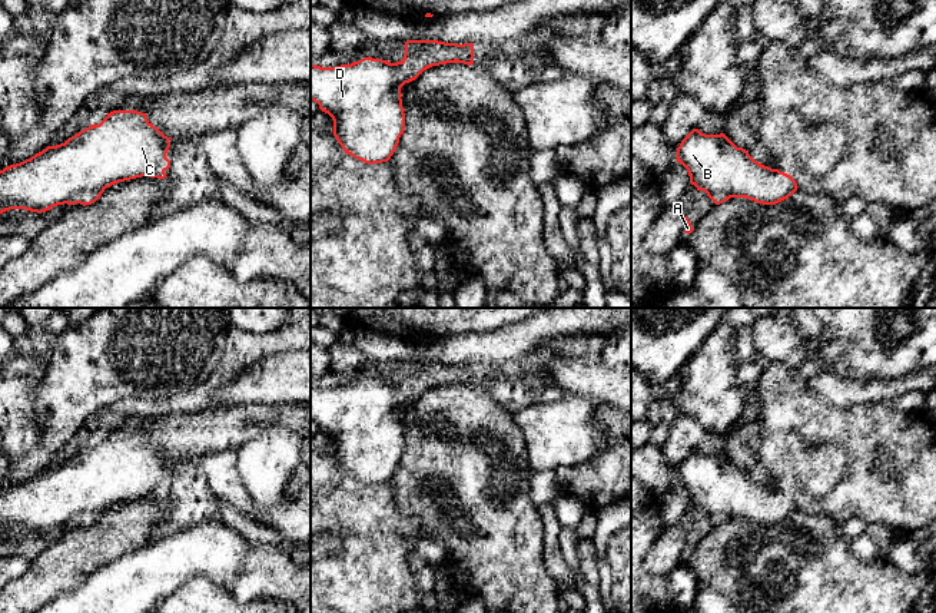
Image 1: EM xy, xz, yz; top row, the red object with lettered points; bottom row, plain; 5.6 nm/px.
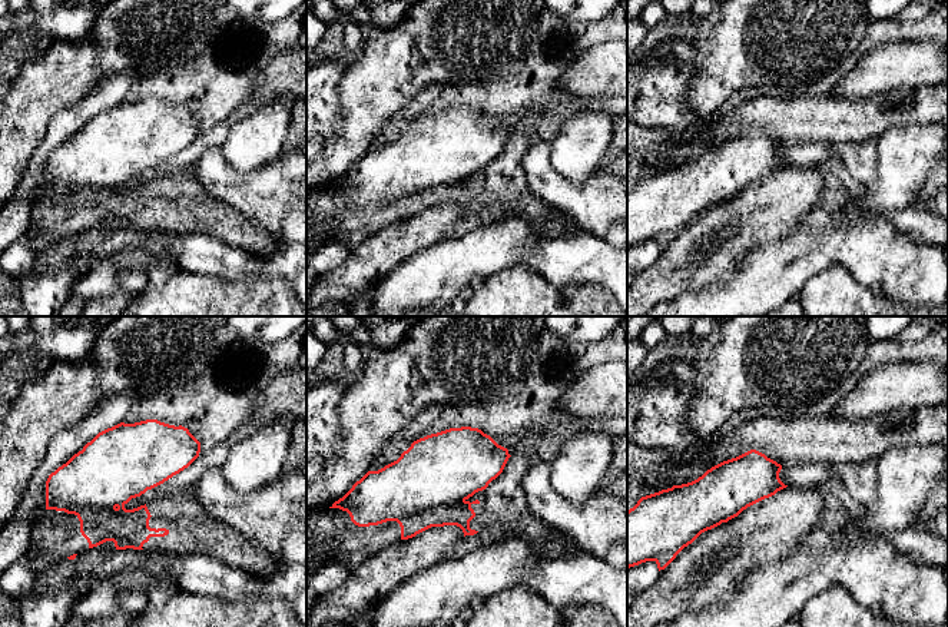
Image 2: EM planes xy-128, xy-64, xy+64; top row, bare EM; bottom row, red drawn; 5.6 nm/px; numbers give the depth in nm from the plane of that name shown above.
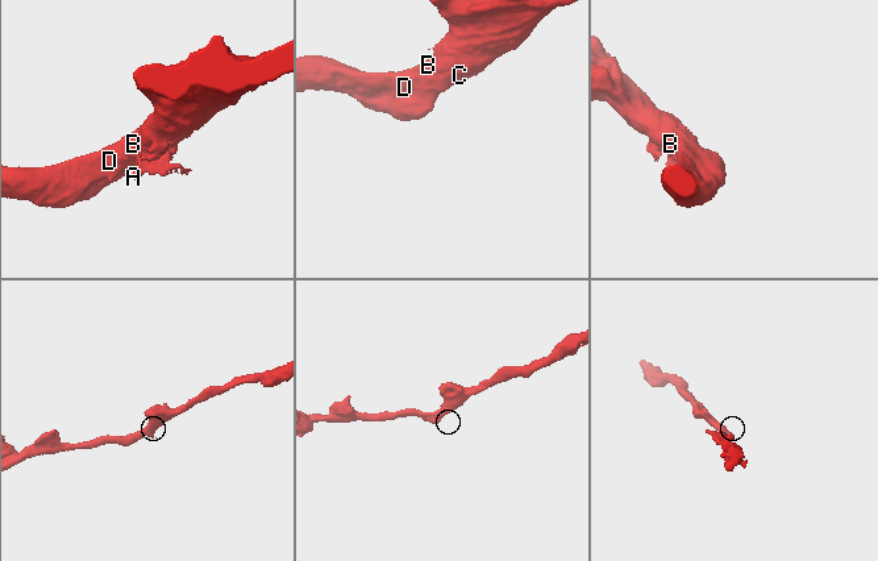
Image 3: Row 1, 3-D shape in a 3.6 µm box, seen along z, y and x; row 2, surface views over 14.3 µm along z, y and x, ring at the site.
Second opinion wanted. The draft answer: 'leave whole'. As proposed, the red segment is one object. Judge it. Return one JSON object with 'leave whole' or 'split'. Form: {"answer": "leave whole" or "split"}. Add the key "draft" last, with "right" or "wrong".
{"answer": "split", "draft": "wrong"}

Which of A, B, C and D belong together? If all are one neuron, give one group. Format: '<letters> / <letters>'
A / B C D

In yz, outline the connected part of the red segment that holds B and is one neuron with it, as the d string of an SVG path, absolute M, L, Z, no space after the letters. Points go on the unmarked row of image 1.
M693 450L677 468L676 478L706 514L776 526L799 508L790 496L759 484L724 454L706 455Z

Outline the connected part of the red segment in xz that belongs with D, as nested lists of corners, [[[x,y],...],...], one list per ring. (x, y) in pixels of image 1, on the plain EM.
[[[364,378],[351,385],[311,385],[311,420],[333,441],[333,457],[345,474],[365,484],[388,483],[405,450],[401,420],[404,405],[395,398],[395,384]]]

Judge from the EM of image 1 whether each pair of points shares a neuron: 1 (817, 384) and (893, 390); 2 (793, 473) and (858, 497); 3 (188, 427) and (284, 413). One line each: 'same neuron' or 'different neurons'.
1: same neuron
2: same neuron
3: same neuron

